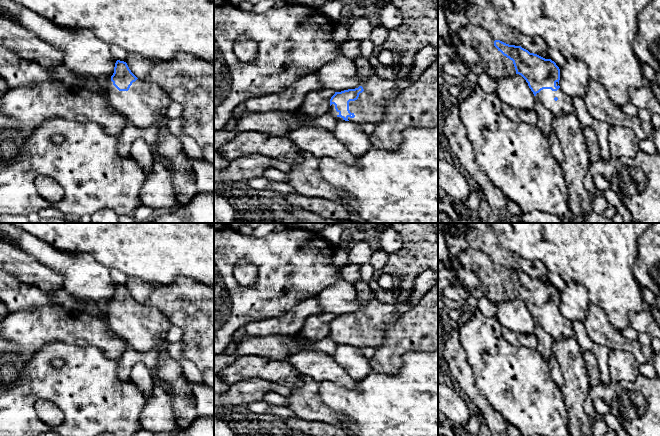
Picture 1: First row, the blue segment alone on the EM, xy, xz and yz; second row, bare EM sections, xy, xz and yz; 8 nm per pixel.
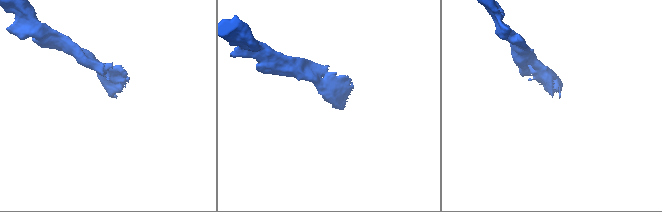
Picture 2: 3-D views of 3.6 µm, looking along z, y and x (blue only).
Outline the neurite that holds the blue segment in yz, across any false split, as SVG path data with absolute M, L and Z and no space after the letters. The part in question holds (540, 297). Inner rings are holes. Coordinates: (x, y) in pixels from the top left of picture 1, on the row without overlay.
M467 249L461 252L454 262L472 271L478 277L479 289L492 303L496 304L519 298L528 307L536 324L549 334L553 340L565 340L574 335L571 321L560 313L560 293L551 283L545 283L537 278L530 277L521 270L509 269L500 264L494 264L489 256L475 249Z

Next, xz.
M358 280L354 286L361 309L355 313L335 316L330 323L329 336L336 345L379 348L385 331L409 310L410 301L381 303L375 298L368 283Z

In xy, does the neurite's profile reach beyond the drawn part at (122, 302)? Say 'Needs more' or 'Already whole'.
Needs more

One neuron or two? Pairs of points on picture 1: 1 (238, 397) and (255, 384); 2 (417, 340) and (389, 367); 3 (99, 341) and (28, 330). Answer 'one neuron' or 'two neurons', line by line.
1: one neuron
2: one neuron
3: one neuron

